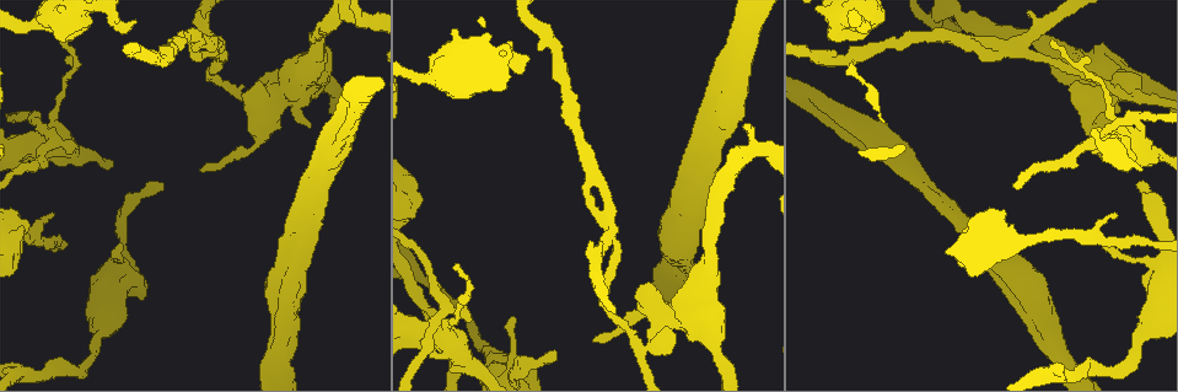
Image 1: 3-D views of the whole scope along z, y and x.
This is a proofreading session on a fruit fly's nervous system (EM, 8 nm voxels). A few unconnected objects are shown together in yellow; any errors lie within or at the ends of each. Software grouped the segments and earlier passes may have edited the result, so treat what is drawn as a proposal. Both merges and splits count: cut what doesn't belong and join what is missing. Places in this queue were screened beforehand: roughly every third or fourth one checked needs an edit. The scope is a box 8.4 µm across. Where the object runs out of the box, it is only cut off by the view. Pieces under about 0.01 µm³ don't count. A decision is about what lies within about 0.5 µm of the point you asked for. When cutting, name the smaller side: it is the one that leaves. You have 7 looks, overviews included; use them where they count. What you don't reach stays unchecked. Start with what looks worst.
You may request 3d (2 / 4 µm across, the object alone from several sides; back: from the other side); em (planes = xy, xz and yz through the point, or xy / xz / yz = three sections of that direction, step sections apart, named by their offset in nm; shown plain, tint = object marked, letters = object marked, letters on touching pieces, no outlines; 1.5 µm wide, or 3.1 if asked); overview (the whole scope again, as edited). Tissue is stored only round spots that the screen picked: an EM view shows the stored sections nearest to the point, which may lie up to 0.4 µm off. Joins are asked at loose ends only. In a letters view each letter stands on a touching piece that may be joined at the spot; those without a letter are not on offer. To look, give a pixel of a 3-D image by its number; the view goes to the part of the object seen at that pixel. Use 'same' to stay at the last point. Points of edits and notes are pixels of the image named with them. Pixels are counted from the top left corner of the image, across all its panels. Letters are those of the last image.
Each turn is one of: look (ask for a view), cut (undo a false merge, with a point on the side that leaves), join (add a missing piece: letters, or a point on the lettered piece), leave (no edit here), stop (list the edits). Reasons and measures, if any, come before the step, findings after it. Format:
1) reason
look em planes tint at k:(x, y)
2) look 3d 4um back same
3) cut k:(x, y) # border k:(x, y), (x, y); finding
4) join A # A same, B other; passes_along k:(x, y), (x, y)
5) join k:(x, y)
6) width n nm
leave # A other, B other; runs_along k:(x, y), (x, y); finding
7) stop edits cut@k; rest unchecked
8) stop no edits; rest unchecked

thin end
look 3d 2um at 1:(1051, 40)

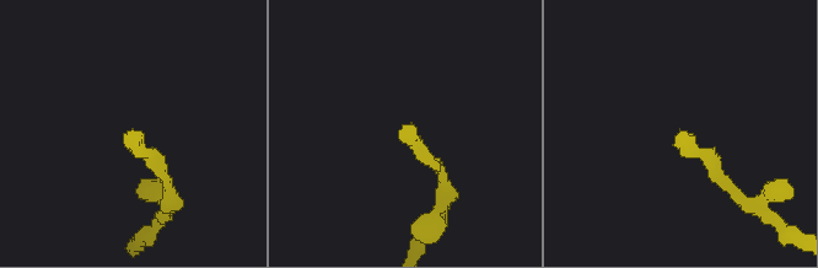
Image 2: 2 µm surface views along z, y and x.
look em planes tint at 2:(402, 125)

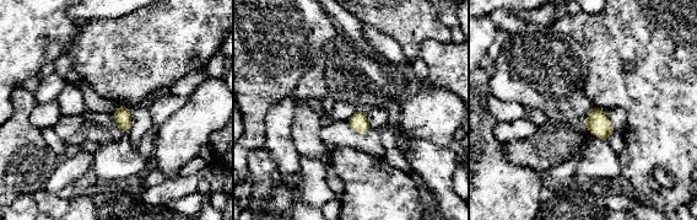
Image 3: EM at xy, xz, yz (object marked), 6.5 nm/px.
see the neighbours
look em planes letters same

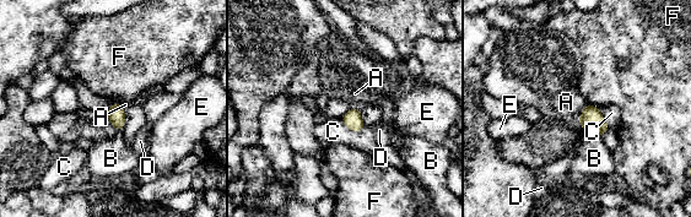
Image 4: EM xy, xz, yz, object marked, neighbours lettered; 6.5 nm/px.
width 120 nm; longest_contact C 190 nm
leave # A other, B other, C other, D other, E other, F other; no lettered piece goes on from it

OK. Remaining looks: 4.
look 3d 4um back at 1:(499, 359)

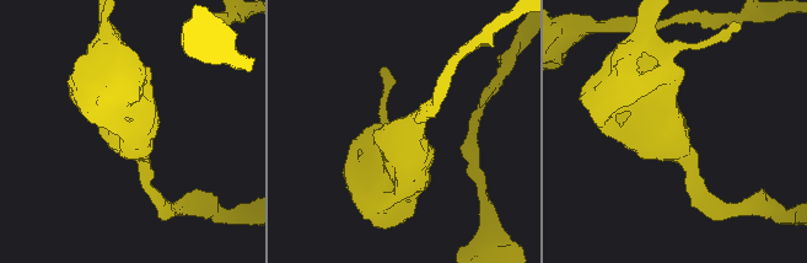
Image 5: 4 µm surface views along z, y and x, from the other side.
now the EM
look em planes letters at 5:(681, 144)

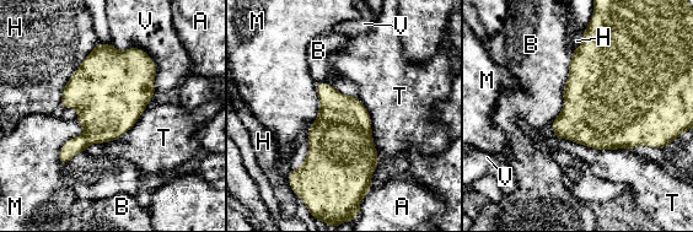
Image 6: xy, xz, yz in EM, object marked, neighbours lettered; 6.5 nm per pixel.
width 400 nm
leave # A other, B other, H other, M other, T other, V other; border 6:(570, 53), (563, 107), (549, 124); all the same cell

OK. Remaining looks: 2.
an open end
look 3d 4um at 1:(420, 199)

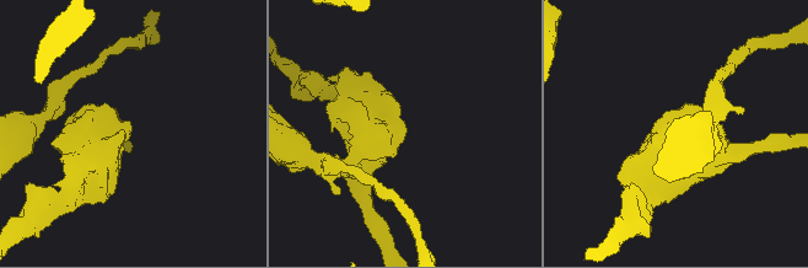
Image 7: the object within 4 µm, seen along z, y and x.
need the tissue
look em xy step 8 letters at 7:(406, 131)

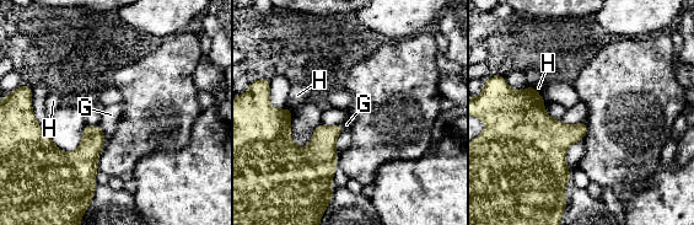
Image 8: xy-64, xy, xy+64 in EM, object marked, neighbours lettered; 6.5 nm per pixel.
leave # G other, H other; border 8:(98, 124), (106, 137); none of them fits

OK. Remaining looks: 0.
stop no edits; rest unchecked

